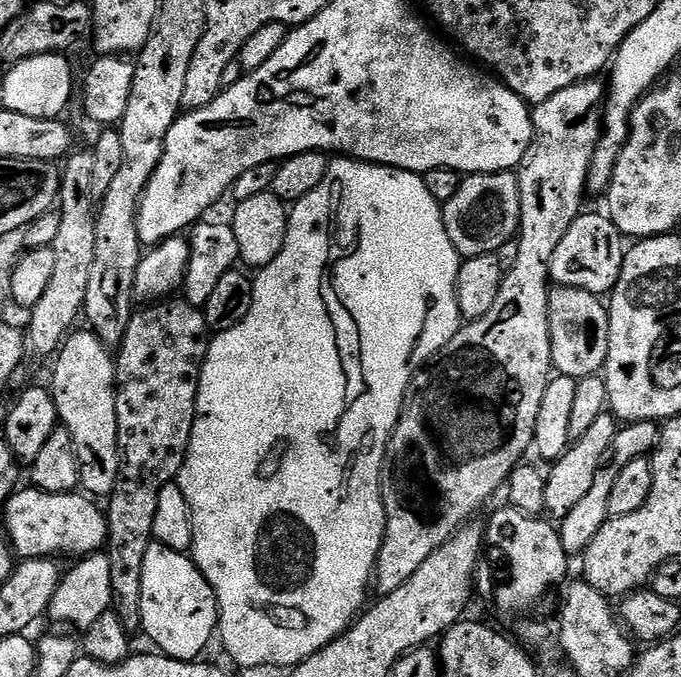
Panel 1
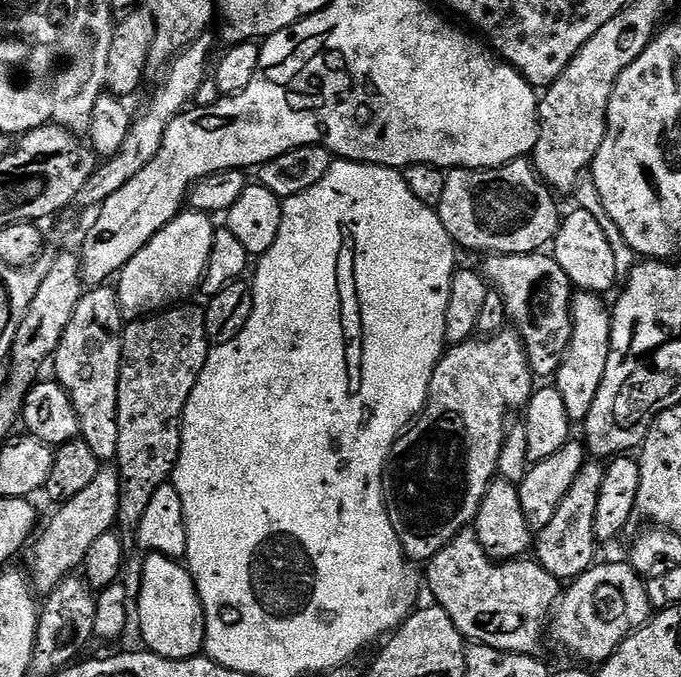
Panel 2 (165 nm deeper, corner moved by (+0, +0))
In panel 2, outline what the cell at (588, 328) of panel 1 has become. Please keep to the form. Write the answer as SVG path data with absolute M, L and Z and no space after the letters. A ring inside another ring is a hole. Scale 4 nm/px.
M543 251L513 256L492 254L485 260L488 261L482 267L483 275L489 285L502 294L508 319L524 343L533 377L555 377L572 337L574 285L566 278L566 270L558 266L555 256Z

